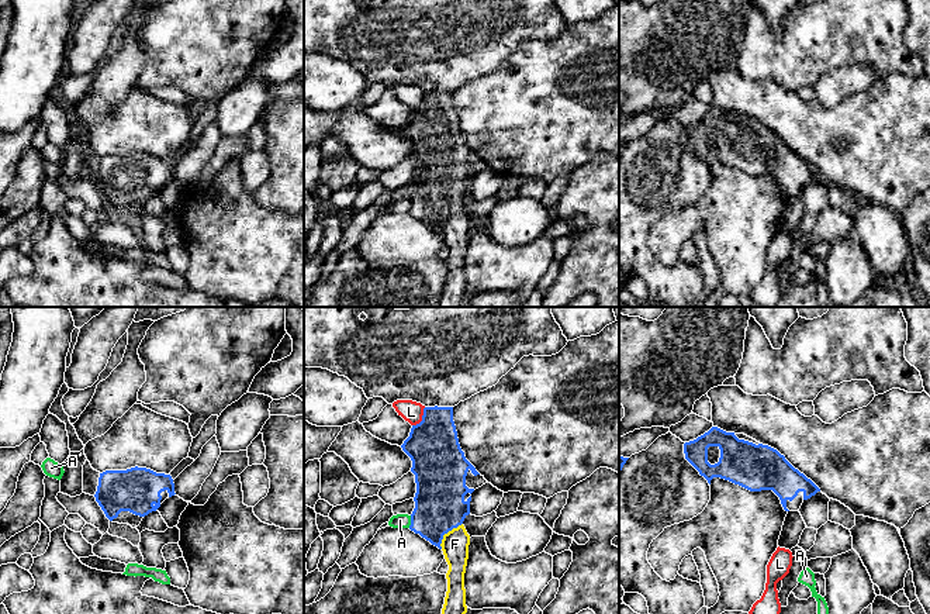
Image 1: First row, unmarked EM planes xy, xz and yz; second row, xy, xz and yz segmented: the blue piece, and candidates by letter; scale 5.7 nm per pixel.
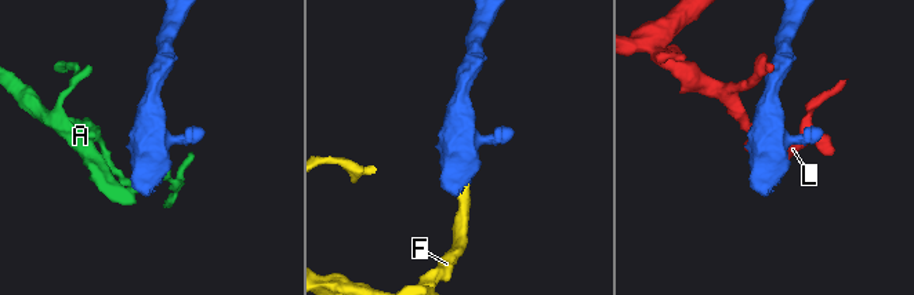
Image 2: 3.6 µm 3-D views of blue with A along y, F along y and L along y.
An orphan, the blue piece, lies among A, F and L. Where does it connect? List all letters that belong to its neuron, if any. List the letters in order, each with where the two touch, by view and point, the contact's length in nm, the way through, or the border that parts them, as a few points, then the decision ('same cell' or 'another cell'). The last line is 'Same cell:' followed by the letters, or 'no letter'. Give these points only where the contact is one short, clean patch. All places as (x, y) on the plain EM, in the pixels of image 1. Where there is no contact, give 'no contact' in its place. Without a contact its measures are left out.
A: contact xz (411, 206); length 70 nm; border xz (411, 200), (408, 211); another cell
F: contact xz (446, 217); length 200 nm; way xz (439, 185), (439, 206), (446, 217), (455, 228); same cell
L: contact xz (422, 103); length 130 nm; another cell
Same cell: F

